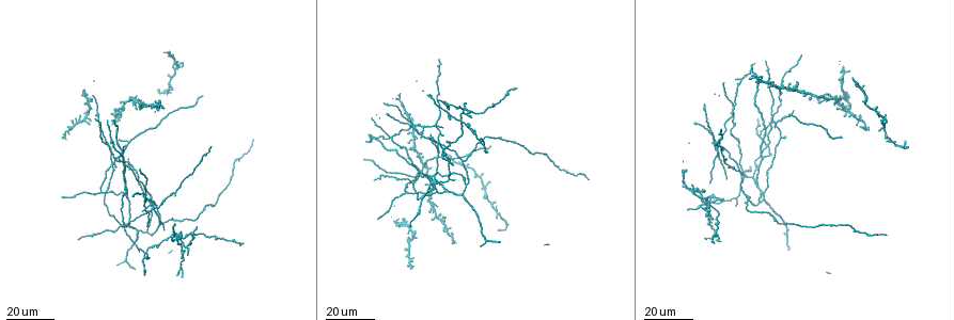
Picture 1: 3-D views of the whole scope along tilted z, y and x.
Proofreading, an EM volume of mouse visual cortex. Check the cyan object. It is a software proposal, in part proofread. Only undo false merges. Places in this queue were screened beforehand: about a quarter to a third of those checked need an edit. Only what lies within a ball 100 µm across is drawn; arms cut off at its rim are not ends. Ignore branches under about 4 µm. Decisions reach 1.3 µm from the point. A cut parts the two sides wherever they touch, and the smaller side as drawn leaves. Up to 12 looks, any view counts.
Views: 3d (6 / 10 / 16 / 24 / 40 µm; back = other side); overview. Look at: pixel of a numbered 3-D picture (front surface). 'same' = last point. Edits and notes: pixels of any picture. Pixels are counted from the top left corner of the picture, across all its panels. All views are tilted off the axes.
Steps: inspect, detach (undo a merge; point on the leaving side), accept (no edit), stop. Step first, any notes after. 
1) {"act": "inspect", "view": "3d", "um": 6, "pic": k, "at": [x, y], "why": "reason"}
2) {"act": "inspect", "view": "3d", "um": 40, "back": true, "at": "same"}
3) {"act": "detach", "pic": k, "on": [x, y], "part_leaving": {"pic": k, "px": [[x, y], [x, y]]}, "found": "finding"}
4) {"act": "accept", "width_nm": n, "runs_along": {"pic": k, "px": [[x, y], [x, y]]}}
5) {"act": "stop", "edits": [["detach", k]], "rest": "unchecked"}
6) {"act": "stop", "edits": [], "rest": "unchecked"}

{"act": "inspect", "view": "3d", "um": 24, "pic": 1, "at": [444, 155], "why": "four-way junction"}

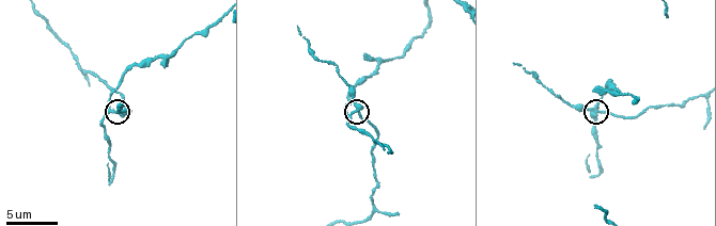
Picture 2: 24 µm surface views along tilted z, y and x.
{"act": "inspect", "view": "3d", "um": 10, "pic": 2, "at": [593, 112]}

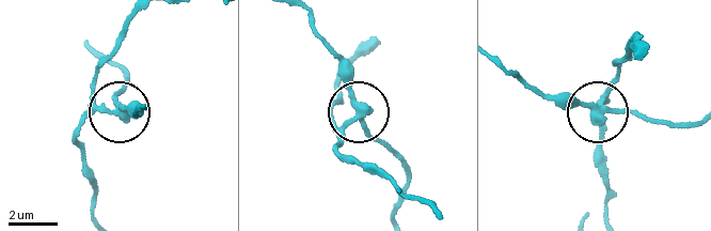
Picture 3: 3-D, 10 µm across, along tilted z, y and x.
{"act": "inspect", "view": "3d", "um": 6, "pic": 3, "at": [599, 110]}

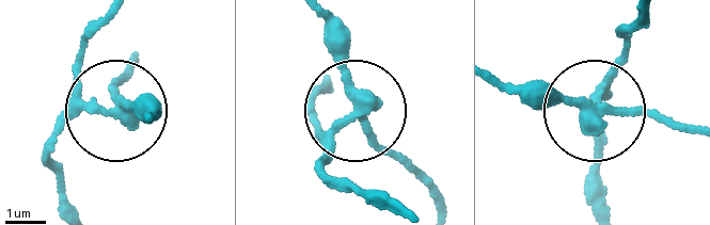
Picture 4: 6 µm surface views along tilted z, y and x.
{"act": "detach", "pic": 4, "on": [66, 110], "side_arm_um": 12, "part_leaving": {"pic": 4, "px": [[593, 108], [641, 10]]}, "found": "two cells meet here"}

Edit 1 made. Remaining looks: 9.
{"act": "inspect", "view": "3d", "um": 40, "pic": 1, "at": [124, 166], "why": "four-way junction"}

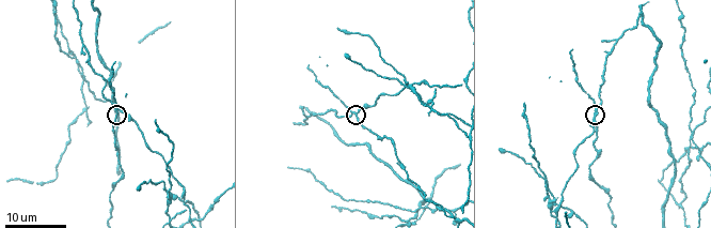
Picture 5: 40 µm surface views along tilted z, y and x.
{"act": "inspect", "view": "3d", "um": 10, "pic": 5, "at": [116, 109]}

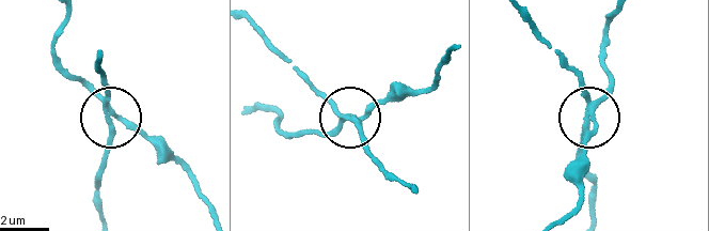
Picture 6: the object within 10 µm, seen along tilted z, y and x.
{"act": "detach", "pic": 6, "on": [89, 81], "part_leaving": {"pic": 6, "px": [[113, 112], [182, 166], [210, 210]]}, "found": "two cells meet here"}

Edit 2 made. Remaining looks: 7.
{"act": "inspect", "view": "3d", "um": 16, "pic": 5, "at": [662, 179], "why": "three-way junction"}

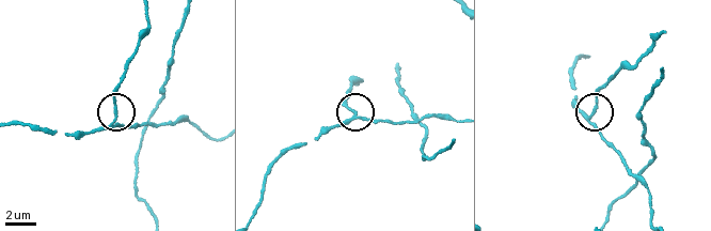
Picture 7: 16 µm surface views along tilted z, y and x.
{"act": "inspect", "view": "3d", "um": 6, "pic": 7, "at": [356, 112]}

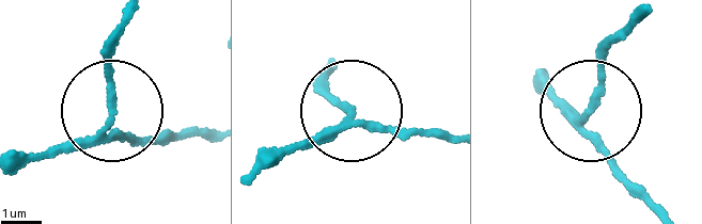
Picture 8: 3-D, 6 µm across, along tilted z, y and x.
{"act": "detach", "pic": 8, "on": [109, 83], "width_nm": 150, "part_leaving": {"pic": 8, "px": [[88, 134], [109, 106], [106, 47], [124, 16]]}, "found": "two cells meet here"}

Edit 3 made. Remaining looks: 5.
{"act": "inspect", "view": "3d", "um": 40, "pic": 1, "at": [126, 224], "why": "small branch off a trunk"}

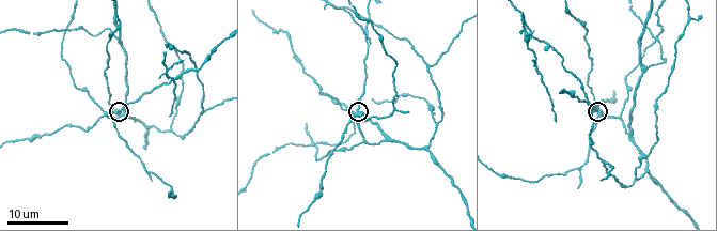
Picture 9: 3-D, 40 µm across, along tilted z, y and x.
{"act": "inspect", "view": "3d", "um": 6, "pic": 9, "at": [113, 112], "why": "closer look"}

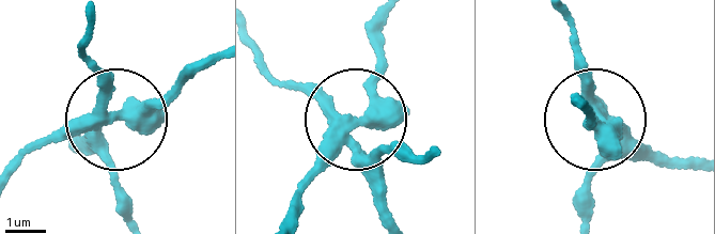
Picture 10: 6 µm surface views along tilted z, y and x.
{"act": "detach", "pic": 10, "on": [395, 118], "arms": 5, "part_leaving": {"pic": 10, "px": [[103, 123], [205, 64]]}, "found": "a second cell is stuck on"}

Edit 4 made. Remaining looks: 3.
{"act": "inspect", "view": "3d", "um": 40, "pic": 1, "at": [792, 70], "why": "small branch off a trunk"}

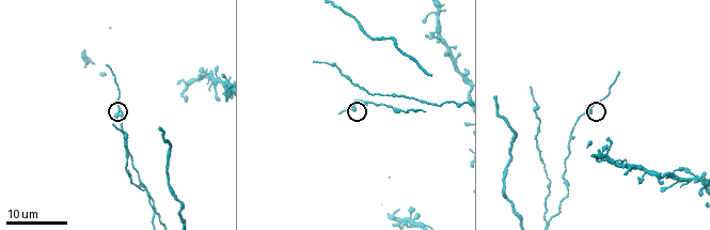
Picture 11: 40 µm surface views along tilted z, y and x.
{"act": "inspect", "view": "3d", "um": 10, "pic": 11, "at": [119, 107]}

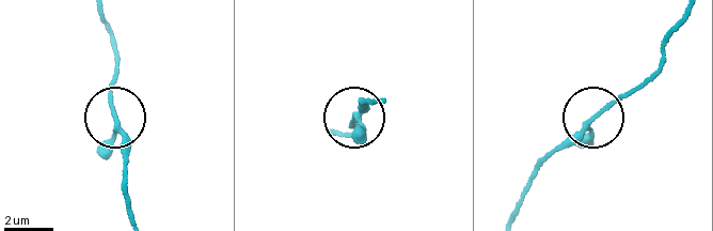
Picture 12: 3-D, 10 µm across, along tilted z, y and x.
{"act": "accept", "runs_along": {"pic": 12, "px": [[508, 217], [535, 163], [653, 72]]}, "found": "one cell here"}

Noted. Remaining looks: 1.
{"act": "stop", "edits": [["detach", 4], ["detach", 6], ["detach", 8], ["detach", 10]], "rest": "unchecked"}

